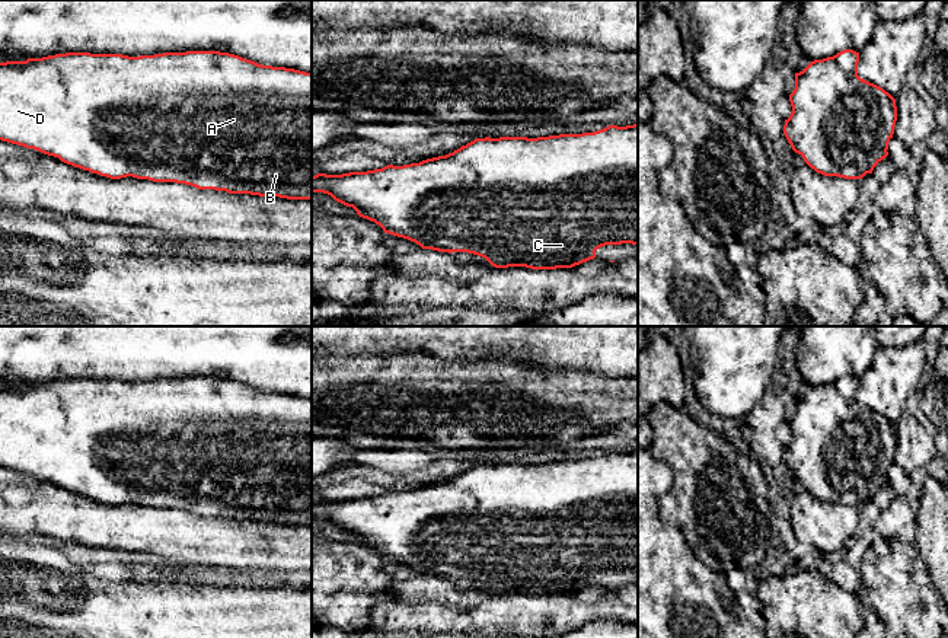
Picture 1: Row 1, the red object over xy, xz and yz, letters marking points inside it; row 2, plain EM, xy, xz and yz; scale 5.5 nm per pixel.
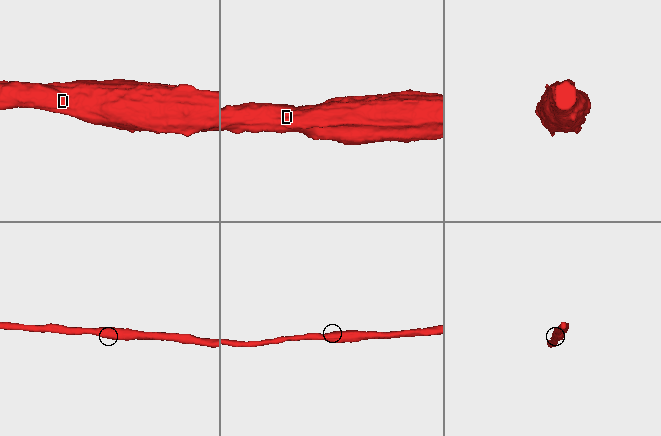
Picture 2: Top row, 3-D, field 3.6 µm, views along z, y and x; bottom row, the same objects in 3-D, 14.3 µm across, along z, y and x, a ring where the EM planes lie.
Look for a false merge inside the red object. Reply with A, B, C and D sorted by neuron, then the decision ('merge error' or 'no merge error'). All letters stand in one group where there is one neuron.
groups A B C D; no merge error

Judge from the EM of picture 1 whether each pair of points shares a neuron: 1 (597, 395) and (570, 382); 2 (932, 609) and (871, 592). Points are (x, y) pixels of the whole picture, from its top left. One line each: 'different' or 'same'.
1: same
2: same

